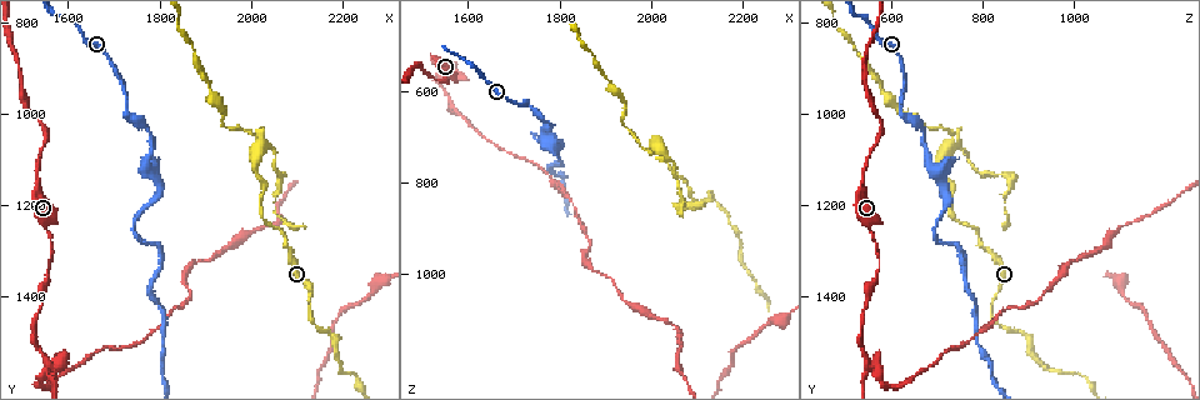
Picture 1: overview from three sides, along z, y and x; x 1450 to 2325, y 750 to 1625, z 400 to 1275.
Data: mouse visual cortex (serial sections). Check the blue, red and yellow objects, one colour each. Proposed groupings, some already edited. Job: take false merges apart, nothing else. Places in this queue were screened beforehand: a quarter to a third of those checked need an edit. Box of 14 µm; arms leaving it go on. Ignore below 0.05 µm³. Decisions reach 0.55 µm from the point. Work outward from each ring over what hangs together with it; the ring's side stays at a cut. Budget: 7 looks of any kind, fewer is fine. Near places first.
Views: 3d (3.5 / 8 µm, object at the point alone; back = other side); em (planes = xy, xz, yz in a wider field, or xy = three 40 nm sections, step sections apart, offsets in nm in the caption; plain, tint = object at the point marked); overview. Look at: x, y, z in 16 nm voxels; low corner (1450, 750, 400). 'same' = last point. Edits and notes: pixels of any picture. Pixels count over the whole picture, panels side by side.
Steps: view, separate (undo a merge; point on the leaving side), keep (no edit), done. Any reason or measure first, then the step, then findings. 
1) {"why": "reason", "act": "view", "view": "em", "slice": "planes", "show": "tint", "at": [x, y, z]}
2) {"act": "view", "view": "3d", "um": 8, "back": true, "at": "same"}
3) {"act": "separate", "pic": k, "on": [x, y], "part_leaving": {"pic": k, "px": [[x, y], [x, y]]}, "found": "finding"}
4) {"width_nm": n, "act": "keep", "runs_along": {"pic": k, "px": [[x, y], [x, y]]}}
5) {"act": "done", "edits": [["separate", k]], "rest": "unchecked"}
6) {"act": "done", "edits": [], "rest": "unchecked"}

{"why": "calibre changes", "act": "view", "view": "3d", "um": 3.5, "at": [1565, 1265, 555]}

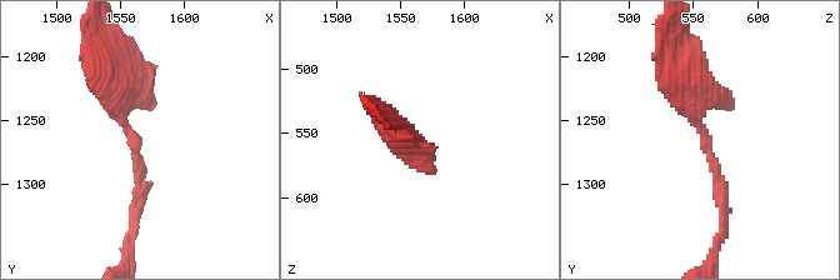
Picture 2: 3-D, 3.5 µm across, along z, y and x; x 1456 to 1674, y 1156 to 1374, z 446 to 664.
{"arm_widths_nm": [100, 400], "act": "keep", "found": "continuous, no second cell"}

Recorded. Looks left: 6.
{"why": "sharp bend", "act": "view", "view": "3d", "um": 3.5, "at": [1750, 1250, 700]}

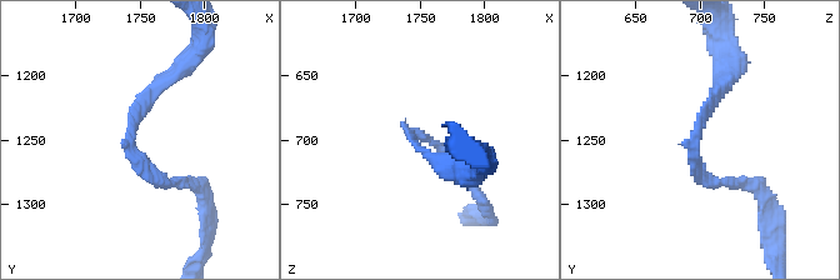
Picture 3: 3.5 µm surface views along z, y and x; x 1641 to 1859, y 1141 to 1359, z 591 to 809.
{"arm_widths_nm": [150, 200], "why": "shape alone is not enough", "act": "view", "view": "em", "slice": "xy", "step": 5, "show": "tint", "at": [1742, 1250, 694]}

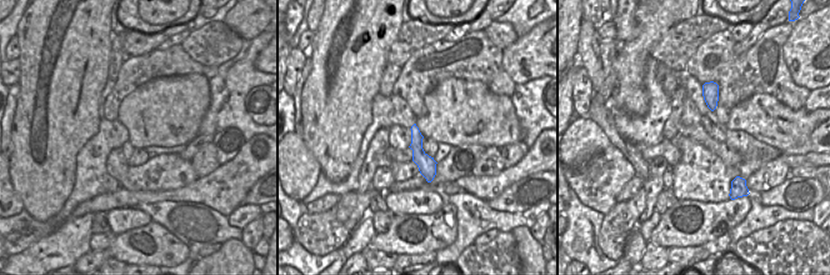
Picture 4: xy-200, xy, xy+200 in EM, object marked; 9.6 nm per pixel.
{"width_nm": 150, "act": "keep", "runs_along": {"pic": 3, "px": [[173, 74], [134, 120], [130, 150], [176, 181]]}, "found": "one cell here"}

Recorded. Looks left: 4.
{"why": "thin neck", "act": "view", "view": "3d", "um": 3.5, "at": [2020, 1195, 730]}

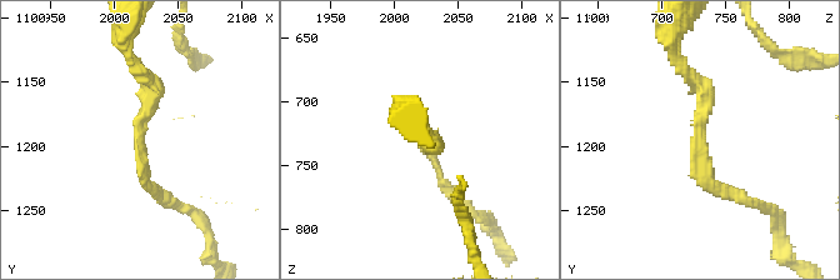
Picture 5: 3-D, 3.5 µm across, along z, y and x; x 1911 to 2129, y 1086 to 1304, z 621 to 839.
{"arm_widths_nm": [100, 200], "act": "keep", "runs_along": {"pic": 5, "px": [[736, 198], [701, 171], [704, 86], [681, 68]]}, "found": "all the same cell"}

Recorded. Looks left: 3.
{"act": "done", "edits": [], "rest": "unchecked"}

